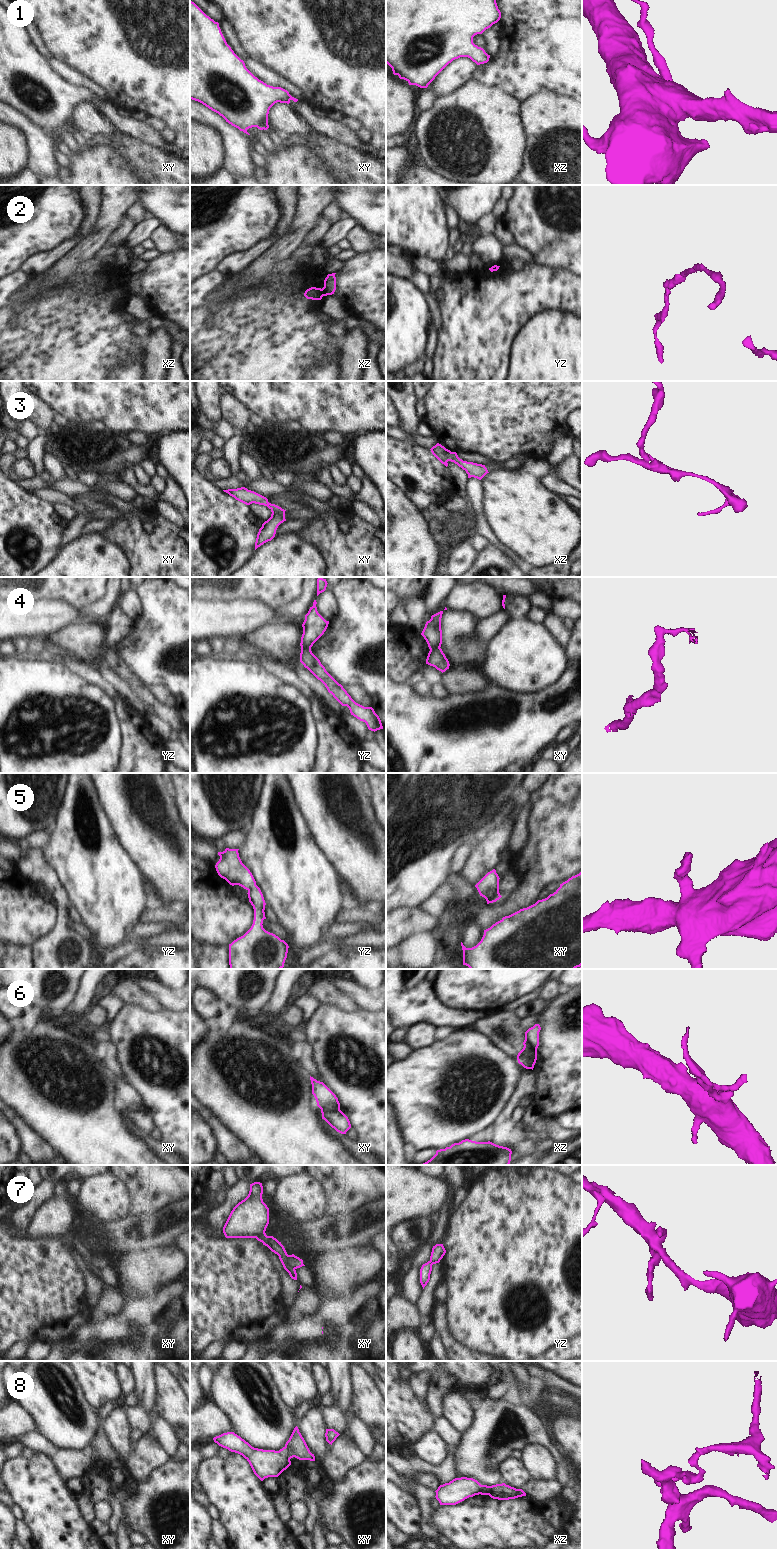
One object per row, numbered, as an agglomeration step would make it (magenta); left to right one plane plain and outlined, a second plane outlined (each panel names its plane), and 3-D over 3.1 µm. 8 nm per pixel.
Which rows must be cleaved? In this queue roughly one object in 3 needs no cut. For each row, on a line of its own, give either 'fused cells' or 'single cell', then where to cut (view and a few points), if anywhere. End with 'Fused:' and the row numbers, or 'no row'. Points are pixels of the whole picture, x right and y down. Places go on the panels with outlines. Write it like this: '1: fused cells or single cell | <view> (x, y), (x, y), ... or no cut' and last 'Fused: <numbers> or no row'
1: single cell | no cut
2: fused cells | xz (321, 289), (324, 295)
3: single cell | no cut
4: fused cells | yz (301, 648), (310, 649)
5: single cell | no cut
6: fused cells | xz (525, 1039), (532, 1049), (532, 1055), (528, 1059)
7: fused cells | xy (279, 1257), (294, 1269)
8: fused cells | xy (277, 1451), (289, 1459)
Fused: 2, 4, 6, 7, 8

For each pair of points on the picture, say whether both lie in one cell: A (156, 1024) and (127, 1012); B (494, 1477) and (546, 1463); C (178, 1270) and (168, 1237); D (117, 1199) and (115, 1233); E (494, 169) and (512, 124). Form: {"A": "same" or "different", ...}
{"A": "same", "B": "different", "C": "different", "D": "different", "E": "same"}

